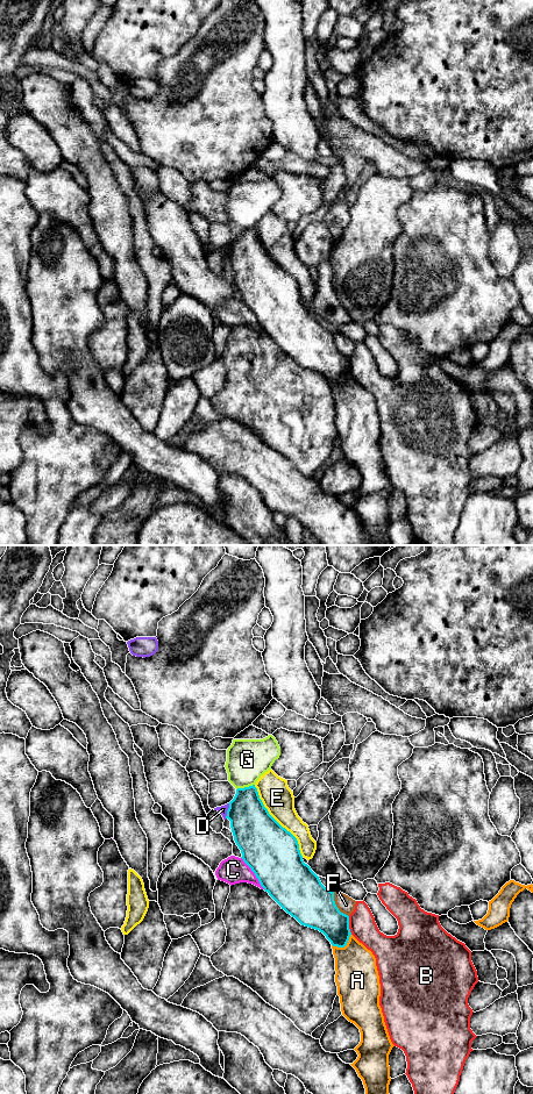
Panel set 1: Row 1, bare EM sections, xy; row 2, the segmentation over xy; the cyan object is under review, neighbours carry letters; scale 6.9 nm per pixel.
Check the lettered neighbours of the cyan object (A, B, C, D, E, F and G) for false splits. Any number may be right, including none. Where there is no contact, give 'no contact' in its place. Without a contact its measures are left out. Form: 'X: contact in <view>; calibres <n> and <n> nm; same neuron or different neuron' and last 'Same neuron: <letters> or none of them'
A: contact in xy; calibres 220 and 300 nm; different neuron
B: contact in xy; calibres 260 and 180 nm; different neuron
C: contact in xy; calibres 360 and 190 nm; different neuron
D: contact in xy; calibres 320 and 60 nm; different neuron
E: contact in xy; calibres 360 and 220 nm; different neuron
F: contact in xy; calibres 320 and 120 nm; different neuron
G: contact in xy; calibres 280 and 280 nm; different neuron
Same neuron: none of them

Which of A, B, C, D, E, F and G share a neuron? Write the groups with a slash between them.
A / B / C / D / E / F / G

